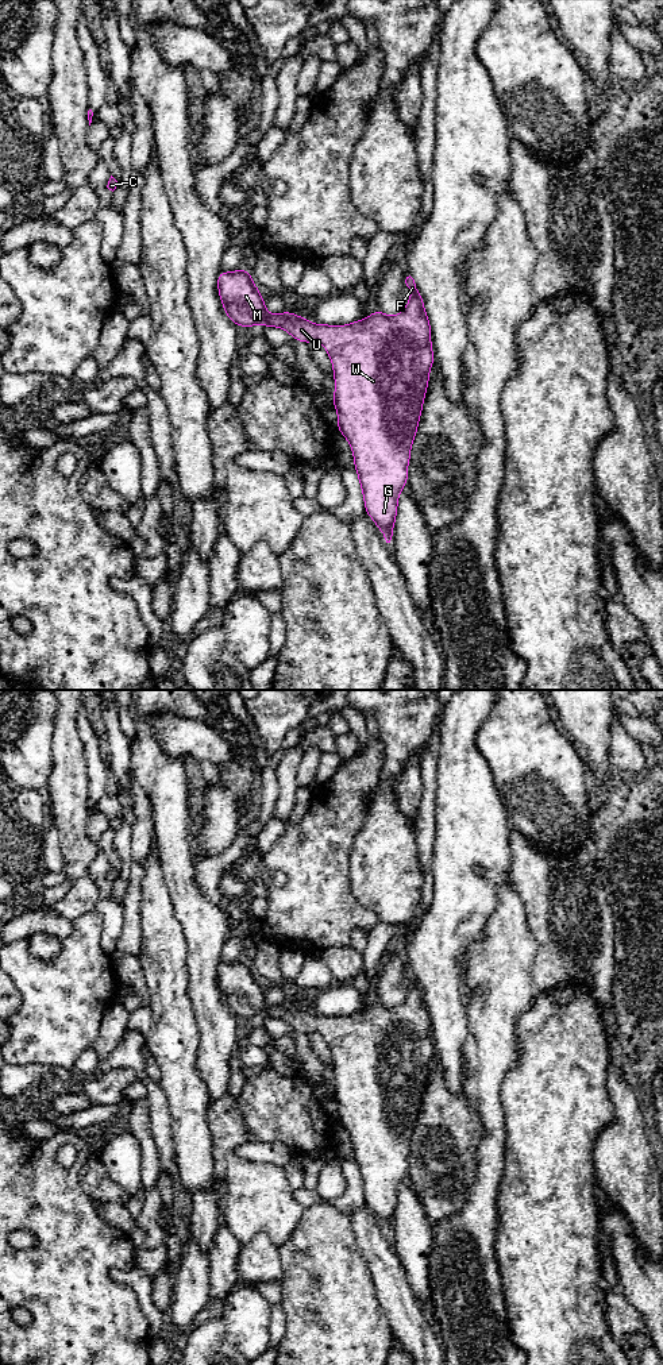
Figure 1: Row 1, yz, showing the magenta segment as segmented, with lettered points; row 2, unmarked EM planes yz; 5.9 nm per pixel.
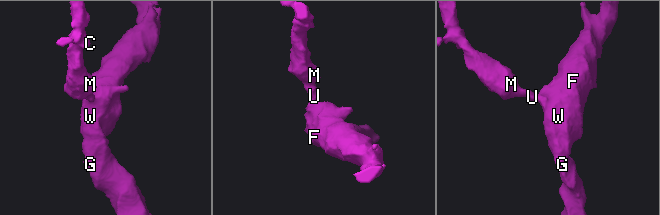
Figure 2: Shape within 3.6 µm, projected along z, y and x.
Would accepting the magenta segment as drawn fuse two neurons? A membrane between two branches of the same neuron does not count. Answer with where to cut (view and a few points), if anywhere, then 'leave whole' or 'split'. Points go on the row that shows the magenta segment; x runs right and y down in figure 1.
cut none; leave whole

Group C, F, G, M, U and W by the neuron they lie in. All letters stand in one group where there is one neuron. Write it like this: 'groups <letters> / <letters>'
groups C F G M U W

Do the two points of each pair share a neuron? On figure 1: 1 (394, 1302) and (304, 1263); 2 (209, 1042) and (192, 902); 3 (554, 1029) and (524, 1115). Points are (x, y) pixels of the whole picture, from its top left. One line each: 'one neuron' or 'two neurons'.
1: two neurons
2: one neuron
3: one neuron

